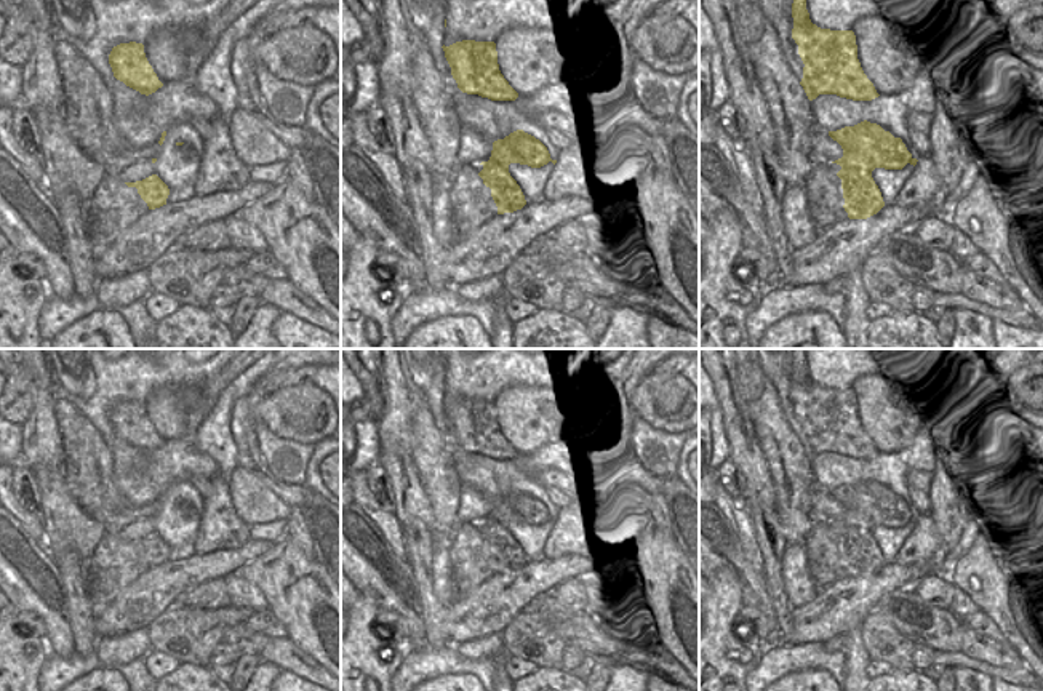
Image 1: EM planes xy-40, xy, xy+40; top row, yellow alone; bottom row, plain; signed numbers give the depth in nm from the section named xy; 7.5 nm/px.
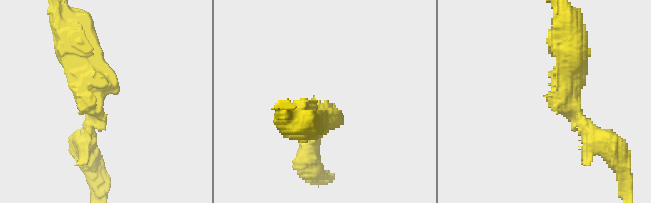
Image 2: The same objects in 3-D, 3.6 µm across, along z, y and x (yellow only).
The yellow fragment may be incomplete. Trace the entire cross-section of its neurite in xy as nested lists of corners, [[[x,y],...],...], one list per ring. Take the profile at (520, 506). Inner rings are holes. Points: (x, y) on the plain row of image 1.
[[[517,488],[493,501],[491,515],[482,520],[483,528],[478,534],[491,547],[491,555],[498,565],[498,573],[514,571],[526,563],[525,553],[517,539],[509,531],[510,521],[541,526],[557,518],[550,517],[547,505],[534,494]]]

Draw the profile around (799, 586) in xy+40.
[[[792,545],[784,552],[781,576],[792,608],[803,606],[816,597],[817,590],[809,576],[809,561],[805,547]]]

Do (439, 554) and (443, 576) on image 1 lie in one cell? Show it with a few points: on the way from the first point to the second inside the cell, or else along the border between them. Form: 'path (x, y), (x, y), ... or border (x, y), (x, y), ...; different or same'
path (440, 559), (442, 571); same

